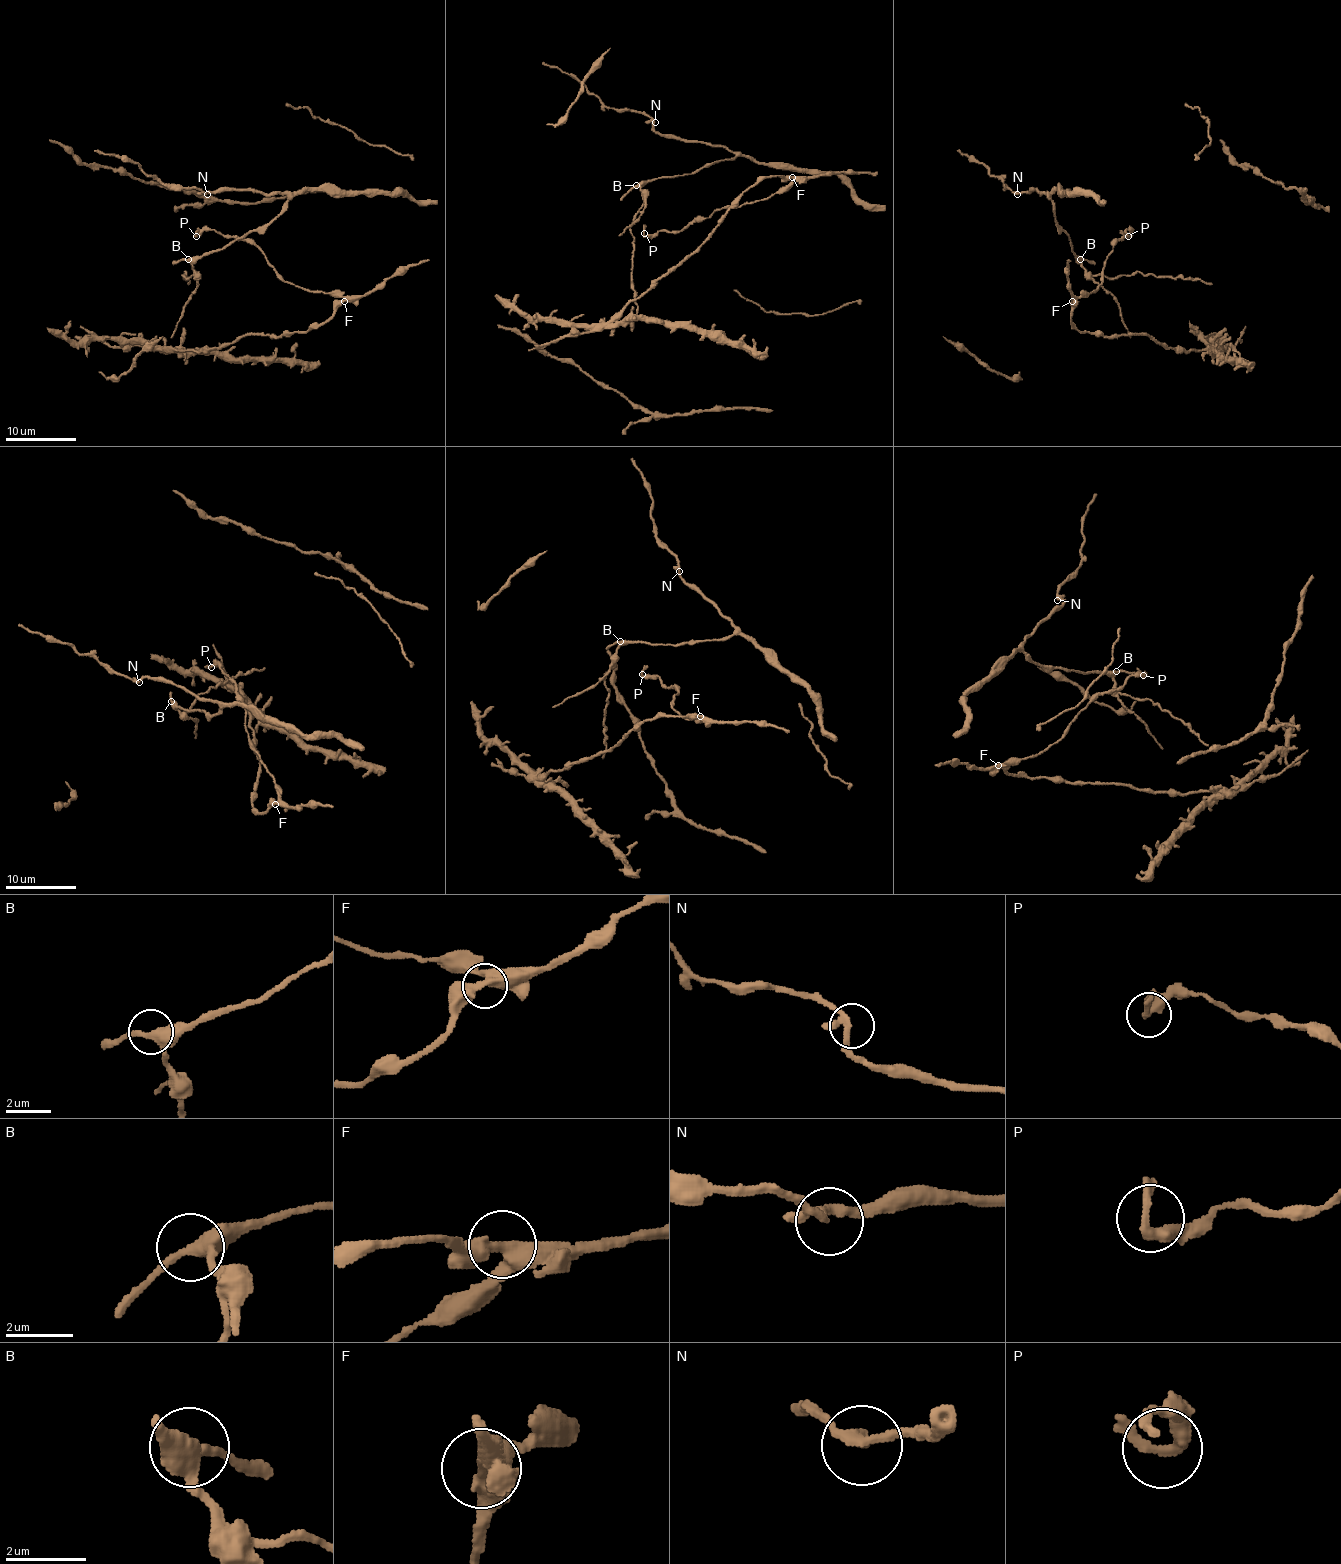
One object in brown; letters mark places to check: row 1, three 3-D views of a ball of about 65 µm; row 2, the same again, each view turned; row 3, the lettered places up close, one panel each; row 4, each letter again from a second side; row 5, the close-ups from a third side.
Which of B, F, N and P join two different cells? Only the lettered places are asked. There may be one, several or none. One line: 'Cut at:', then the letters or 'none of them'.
Cut at: none of them

